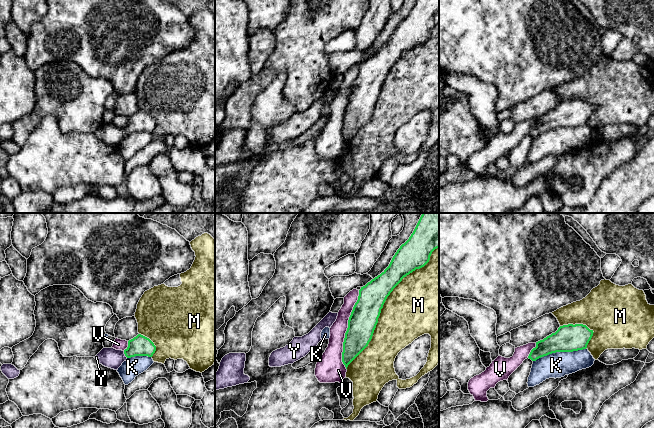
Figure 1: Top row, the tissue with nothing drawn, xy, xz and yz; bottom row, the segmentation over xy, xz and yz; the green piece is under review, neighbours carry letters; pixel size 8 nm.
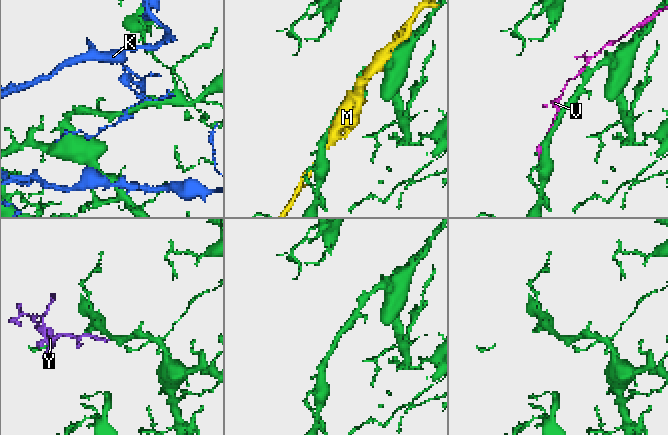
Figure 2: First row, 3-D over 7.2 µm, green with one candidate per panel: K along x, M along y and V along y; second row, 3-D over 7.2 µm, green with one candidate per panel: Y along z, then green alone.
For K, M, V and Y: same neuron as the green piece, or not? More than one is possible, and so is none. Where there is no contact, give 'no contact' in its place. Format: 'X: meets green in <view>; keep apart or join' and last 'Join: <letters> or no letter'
K: meets green in yz; keep apart
M: meets green in xz; keep apart
V: meets green in xz; keep apart
Y: meets green in xy; join
Join: Y

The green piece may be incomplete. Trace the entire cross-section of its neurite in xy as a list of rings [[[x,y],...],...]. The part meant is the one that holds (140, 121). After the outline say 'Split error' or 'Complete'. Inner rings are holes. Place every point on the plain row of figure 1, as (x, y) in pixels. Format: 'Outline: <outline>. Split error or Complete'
Outline: [[[138,110],[128,117],[128,123],[122,126],[114,124],[103,124],[94,134],[103,142],[118,146],[124,137],[135,132],[152,133],[156,122],[147,113]]]. Split error

